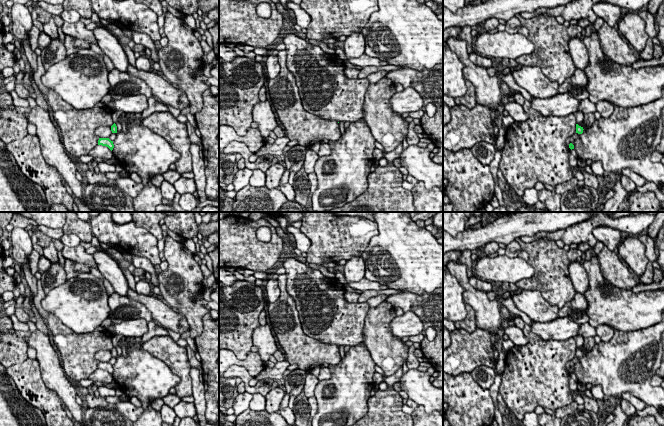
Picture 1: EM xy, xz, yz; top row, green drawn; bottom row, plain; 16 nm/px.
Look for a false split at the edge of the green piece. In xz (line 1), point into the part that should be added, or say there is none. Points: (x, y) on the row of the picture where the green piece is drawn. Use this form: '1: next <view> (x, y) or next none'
1: next none

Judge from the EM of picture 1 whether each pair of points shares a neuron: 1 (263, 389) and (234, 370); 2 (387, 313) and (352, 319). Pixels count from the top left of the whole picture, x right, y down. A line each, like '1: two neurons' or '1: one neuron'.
1: one neuron
2: two neurons

